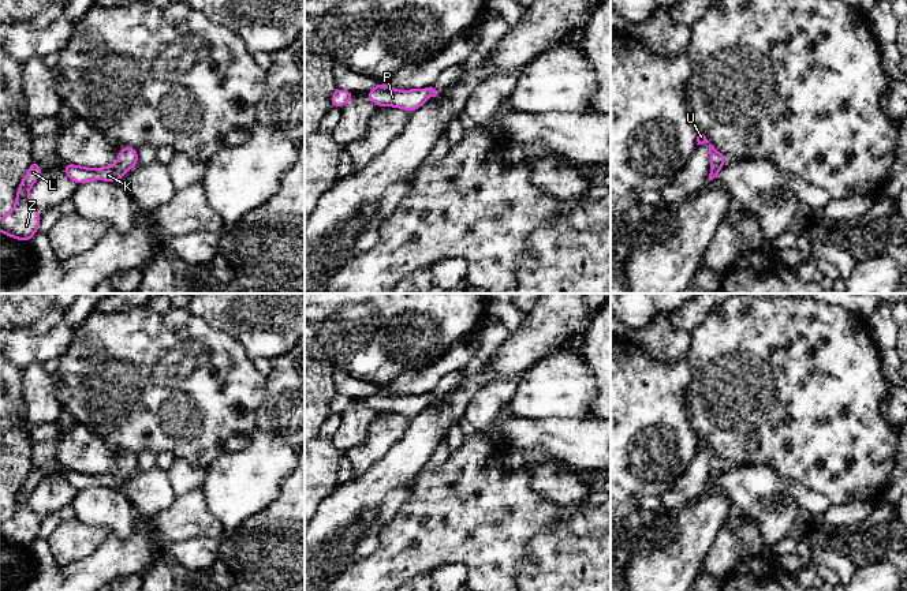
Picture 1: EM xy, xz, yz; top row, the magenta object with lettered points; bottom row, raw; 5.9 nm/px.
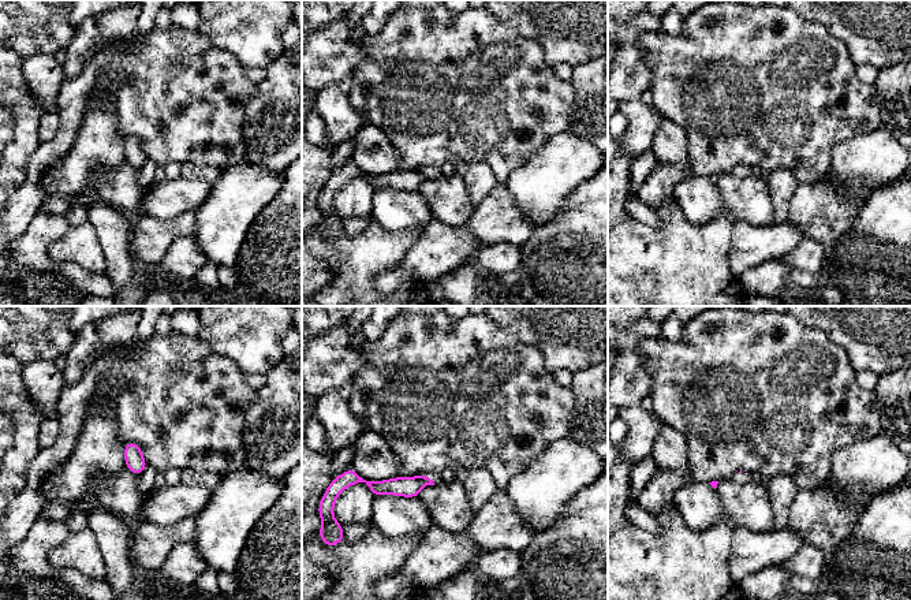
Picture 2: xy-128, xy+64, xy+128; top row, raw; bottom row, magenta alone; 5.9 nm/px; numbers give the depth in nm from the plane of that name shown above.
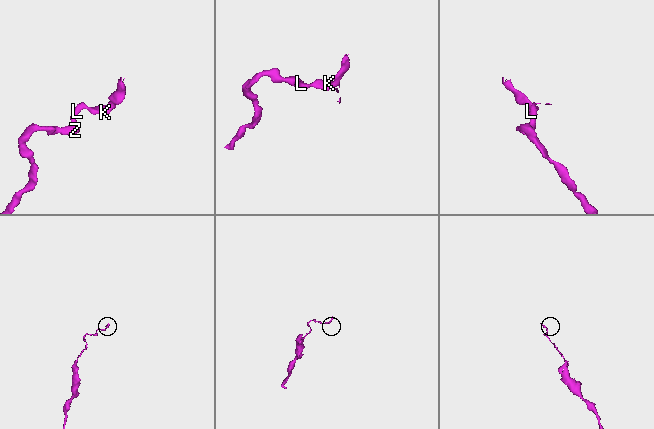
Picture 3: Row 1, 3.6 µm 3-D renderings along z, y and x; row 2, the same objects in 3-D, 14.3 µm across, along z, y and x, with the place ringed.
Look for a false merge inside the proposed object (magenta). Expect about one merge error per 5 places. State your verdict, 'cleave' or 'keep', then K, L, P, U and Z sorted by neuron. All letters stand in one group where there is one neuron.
keep; groups K L P U Z

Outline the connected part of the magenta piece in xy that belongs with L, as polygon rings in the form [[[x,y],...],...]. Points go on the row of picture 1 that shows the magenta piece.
[[[31,160],[25,177],[18,187],[15,207],[0,218],[0,231],[8,237],[30,242],[30,239],[37,233],[42,216],[30,205],[27,197],[41,175],[41,165]]]

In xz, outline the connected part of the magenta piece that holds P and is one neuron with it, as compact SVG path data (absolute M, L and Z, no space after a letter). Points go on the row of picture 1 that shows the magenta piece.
M381 81L374 89L366 93L366 97L377 106L402 108L414 113L430 97L436 97L437 94L438 91L432 86L425 89L396 90Z

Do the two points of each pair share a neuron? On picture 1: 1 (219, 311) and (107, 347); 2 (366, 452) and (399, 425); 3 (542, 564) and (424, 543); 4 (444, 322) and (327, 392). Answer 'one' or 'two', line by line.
1: two
2: one
3: two
4: two

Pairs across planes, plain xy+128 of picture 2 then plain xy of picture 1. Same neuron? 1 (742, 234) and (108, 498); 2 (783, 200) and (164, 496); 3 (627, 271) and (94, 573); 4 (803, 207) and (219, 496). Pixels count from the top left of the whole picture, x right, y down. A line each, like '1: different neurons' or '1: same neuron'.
1: different neurons
2: different neurons
3: different neurons
4: different neurons

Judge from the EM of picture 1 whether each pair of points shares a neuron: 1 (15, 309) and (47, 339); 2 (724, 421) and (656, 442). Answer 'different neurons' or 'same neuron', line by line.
1: same neuron
2: different neurons

